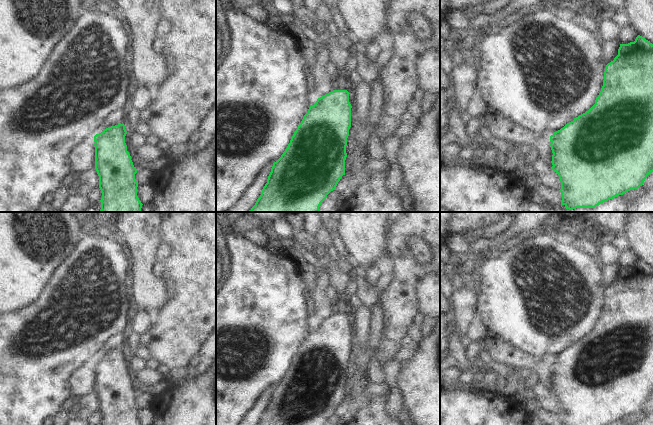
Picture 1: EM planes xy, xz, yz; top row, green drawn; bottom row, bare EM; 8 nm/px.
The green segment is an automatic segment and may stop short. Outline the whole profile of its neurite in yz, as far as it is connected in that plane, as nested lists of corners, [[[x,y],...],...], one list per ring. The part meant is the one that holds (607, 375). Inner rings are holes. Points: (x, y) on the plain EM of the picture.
[[[640,259],[636,261],[634,266],[620,268],[618,279],[606,289],[603,310],[595,328],[588,335],[554,356],[550,360],[550,365],[553,377],[551,393],[558,398],[561,406],[559,414],[562,421],[561,425],[608,425],[642,410],[647,400],[653,396],[653,268]]]

